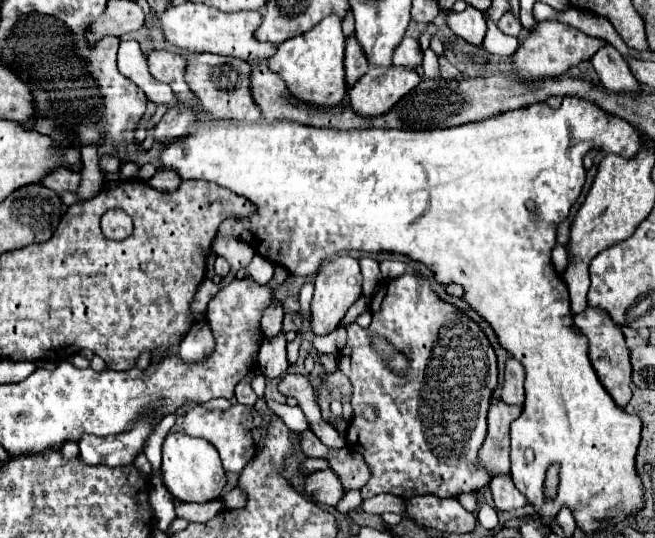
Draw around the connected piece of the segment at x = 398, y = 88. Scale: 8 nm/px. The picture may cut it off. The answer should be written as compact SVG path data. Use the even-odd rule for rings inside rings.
M370 67L350 89L350 105L362 117L378 117L388 113L418 83L420 75L412 69Z

